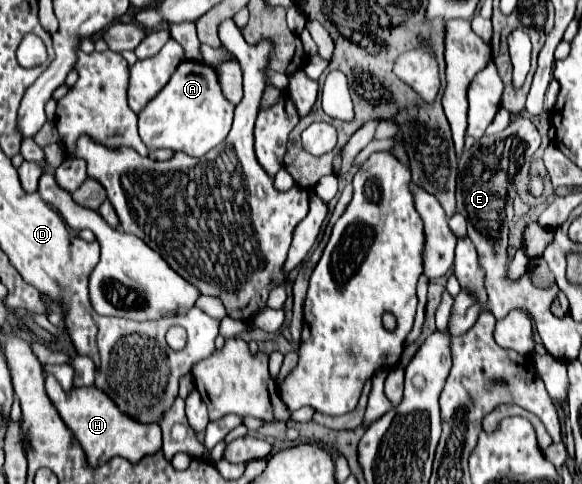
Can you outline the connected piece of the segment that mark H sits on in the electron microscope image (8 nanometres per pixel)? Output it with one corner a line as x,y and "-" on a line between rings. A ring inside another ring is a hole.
47,376
45,392
49,400
53,402
53,406
57,408
65,426
69,426
73,438
81,444
89,466
93,468
103,466
107,460
115,456
127,458
129,462
135,464
141,458
161,450
161,428
159,426
141,424
141,422
133,422
131,418
125,418
125,414
121,414
117,406
113,406
111,398
107,394
101,394
101,390
97,390
95,386
71,388
69,392
65,392
53,376

